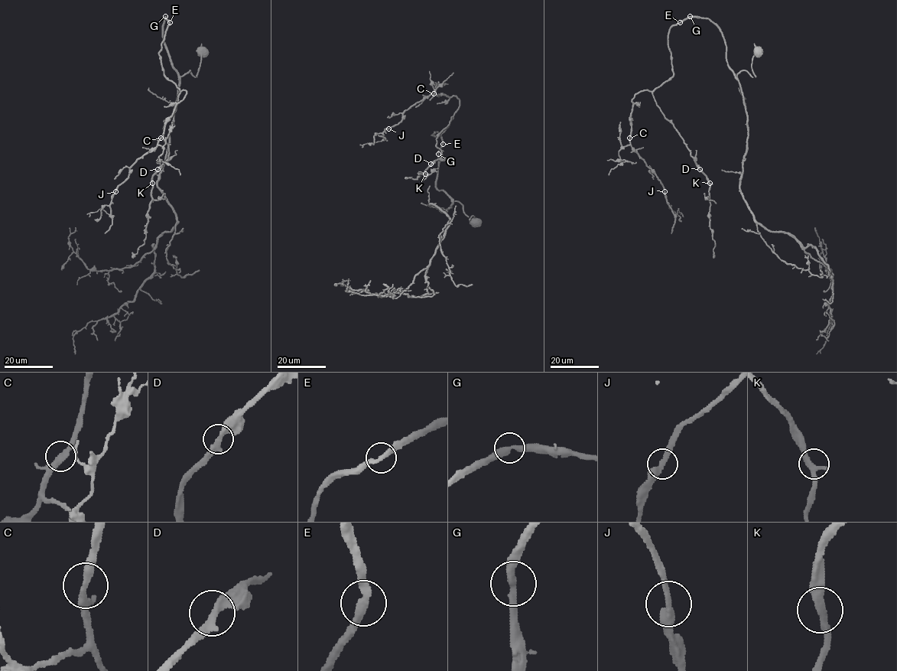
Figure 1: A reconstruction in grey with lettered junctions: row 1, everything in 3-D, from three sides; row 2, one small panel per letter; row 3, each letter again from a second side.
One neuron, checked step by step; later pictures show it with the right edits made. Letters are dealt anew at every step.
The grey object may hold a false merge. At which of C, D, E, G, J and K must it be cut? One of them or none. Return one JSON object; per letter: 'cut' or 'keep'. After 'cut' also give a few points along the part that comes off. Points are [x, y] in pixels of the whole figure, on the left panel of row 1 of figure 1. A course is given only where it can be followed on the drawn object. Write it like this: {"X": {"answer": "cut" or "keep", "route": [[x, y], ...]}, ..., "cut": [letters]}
{"C": {"answer": "keep"}, "D": {"answer": "keep"}, "E": {"answer": "keep"}, "G": {"answer": "keep"}, "J": {"answer": "keep"}, "K": {"answer": "keep"}, "cut": []}

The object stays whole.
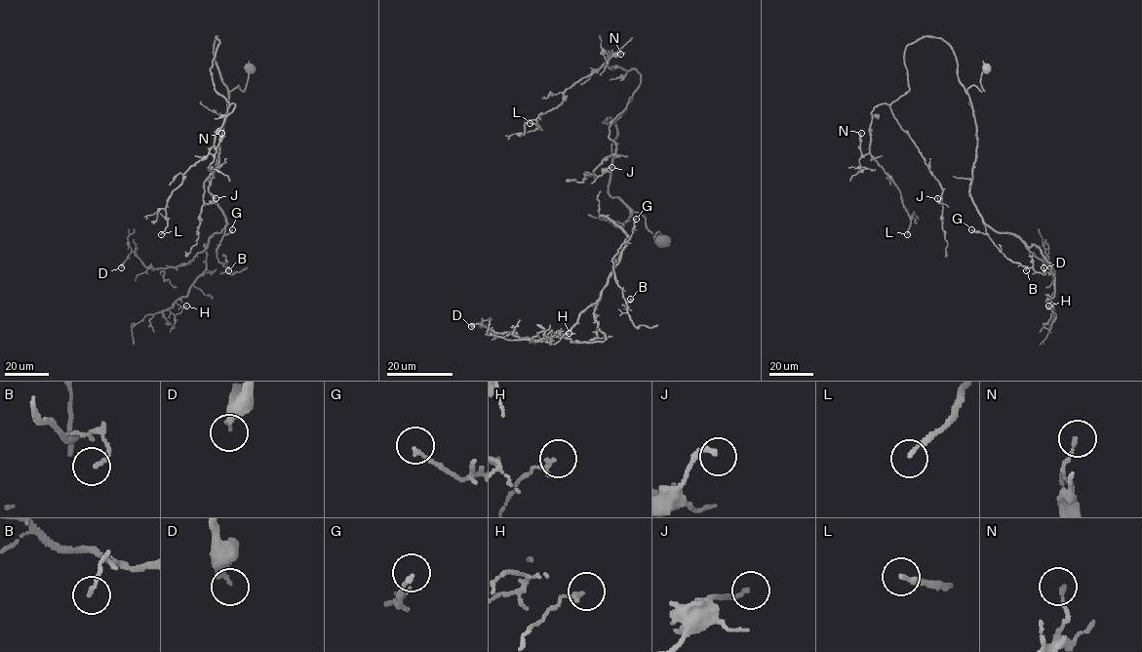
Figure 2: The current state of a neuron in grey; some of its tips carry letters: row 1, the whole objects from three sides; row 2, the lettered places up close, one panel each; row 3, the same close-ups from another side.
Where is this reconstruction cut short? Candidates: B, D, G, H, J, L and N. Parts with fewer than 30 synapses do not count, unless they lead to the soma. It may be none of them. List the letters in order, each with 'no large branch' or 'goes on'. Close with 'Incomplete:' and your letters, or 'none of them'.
B: no large branch
D: no large branch
G: no large branch
H: no large branch
J: no large branch
L: goes on
N: no large branch
Incomplete: L

